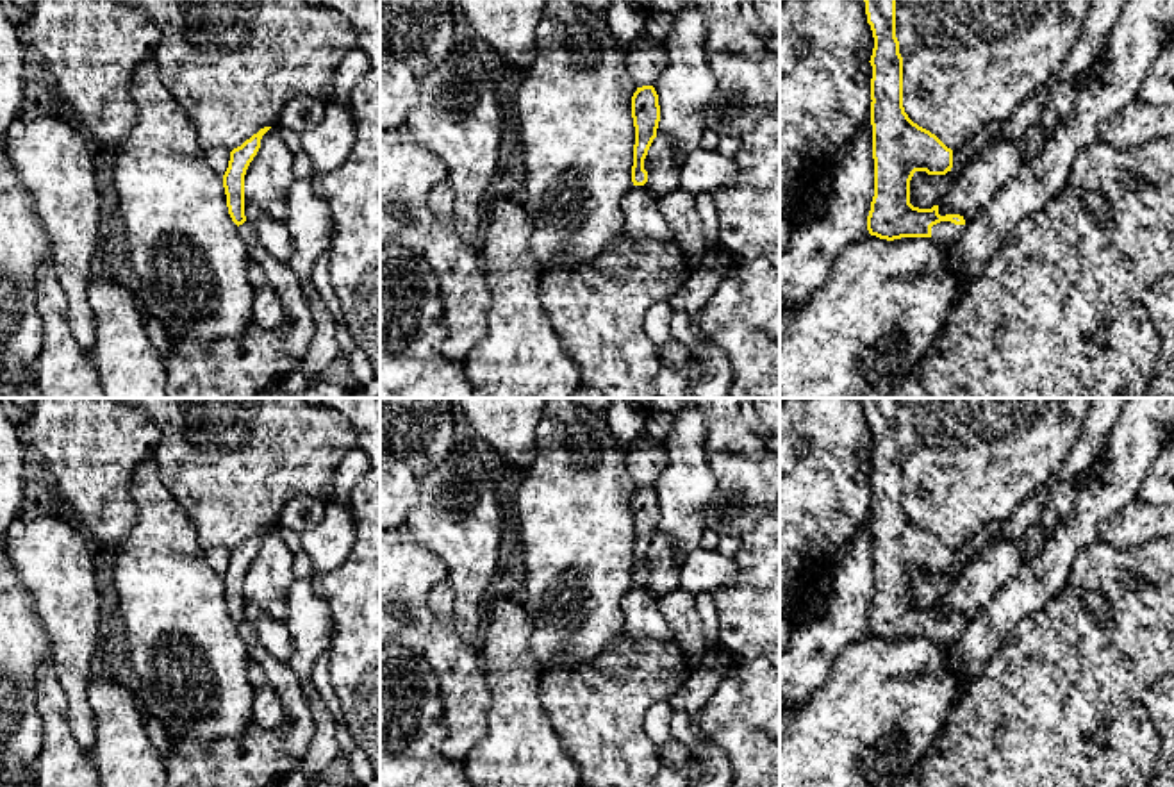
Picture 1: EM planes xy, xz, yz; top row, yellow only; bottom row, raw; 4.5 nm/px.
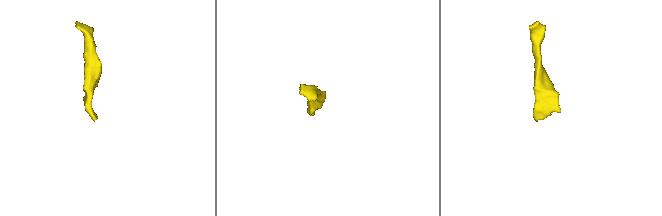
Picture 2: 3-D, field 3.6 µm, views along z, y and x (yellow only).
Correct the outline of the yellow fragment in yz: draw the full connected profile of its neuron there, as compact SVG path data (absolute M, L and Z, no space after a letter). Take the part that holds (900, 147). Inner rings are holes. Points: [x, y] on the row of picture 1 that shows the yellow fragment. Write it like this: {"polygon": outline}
{"polygon": "M864 0L874 48L871 55L871 125L874 196L867 230L880 239L930 237L955 248L963 234L960 214L938 214L938 205L919 209L910 203L915 171L946 175L953 150L935 134L914 123L903 107L903 57L896 37L896 0Z"}

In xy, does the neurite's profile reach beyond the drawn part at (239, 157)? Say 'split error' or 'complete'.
split error

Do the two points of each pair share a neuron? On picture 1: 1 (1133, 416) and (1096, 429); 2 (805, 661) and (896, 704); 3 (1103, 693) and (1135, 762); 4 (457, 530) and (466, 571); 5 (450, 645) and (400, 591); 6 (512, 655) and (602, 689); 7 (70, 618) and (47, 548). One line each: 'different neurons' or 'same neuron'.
1: different neurons
2: different neurons
3: same neuron
4: same neuron
5: different neurons
6: different neurons
7: same neuron

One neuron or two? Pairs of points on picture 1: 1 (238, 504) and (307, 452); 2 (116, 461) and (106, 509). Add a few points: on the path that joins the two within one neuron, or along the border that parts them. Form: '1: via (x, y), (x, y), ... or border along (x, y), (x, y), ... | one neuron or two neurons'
1: via (256, 486), (289, 452) | one neuron
2: via (106, 473), (106, 497) | one neuron

